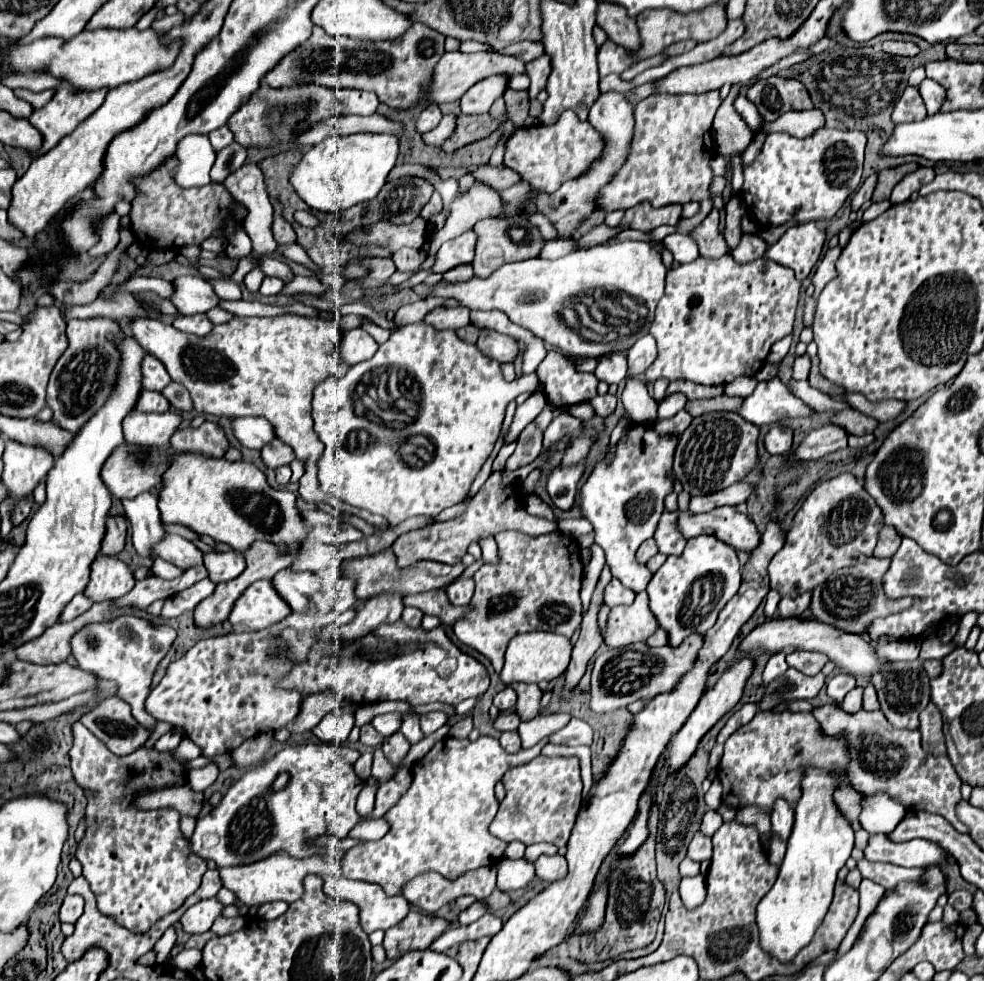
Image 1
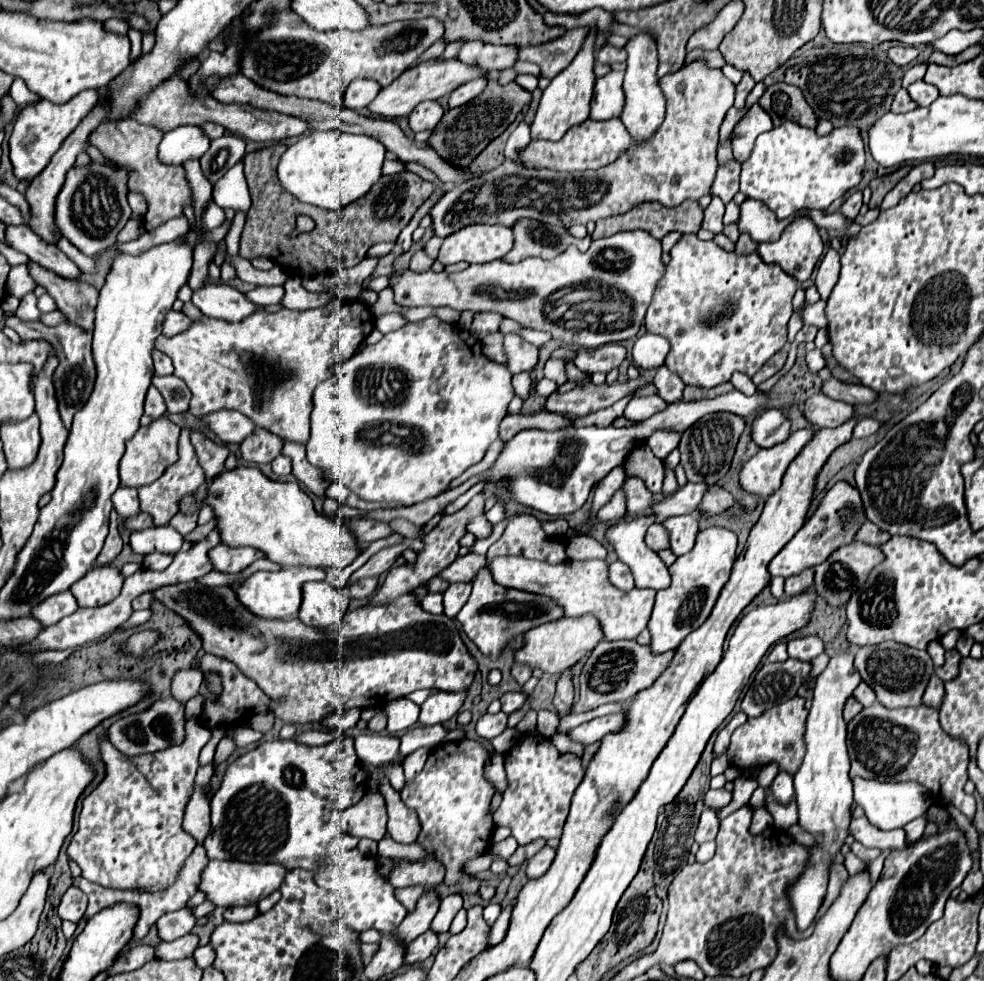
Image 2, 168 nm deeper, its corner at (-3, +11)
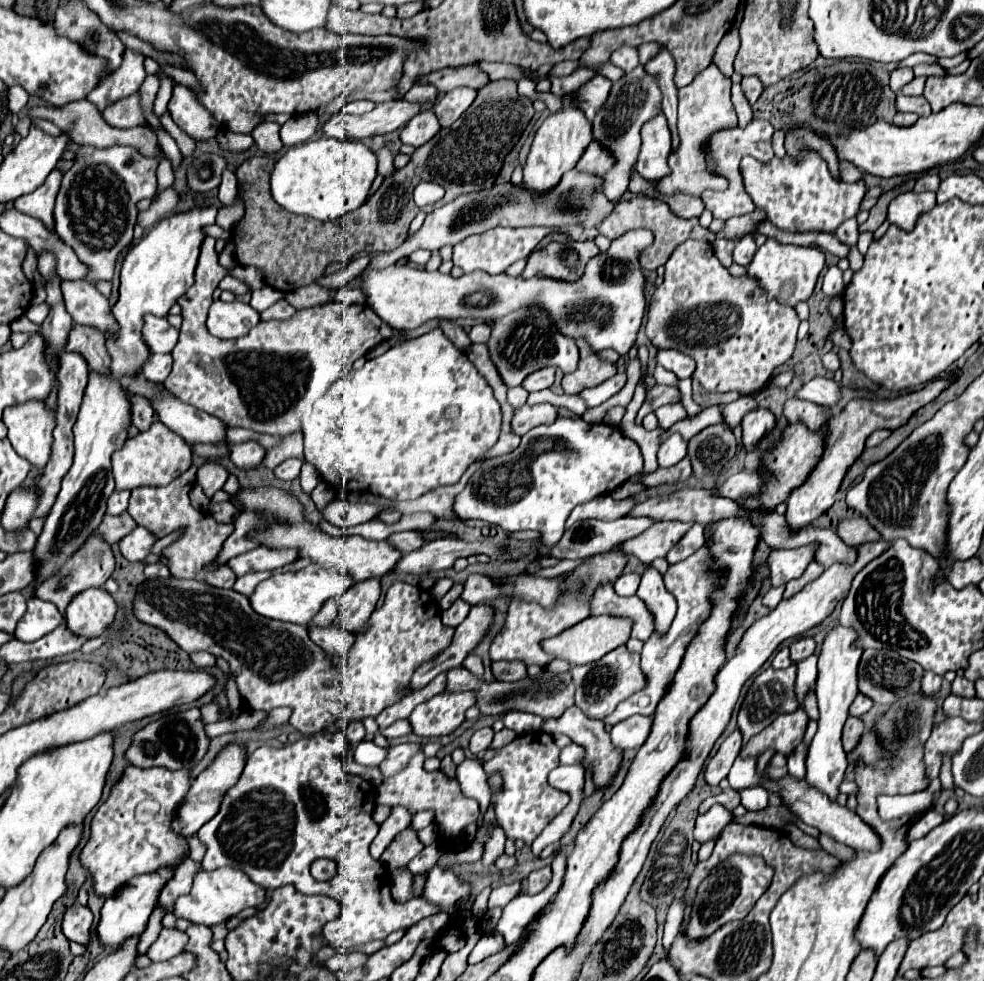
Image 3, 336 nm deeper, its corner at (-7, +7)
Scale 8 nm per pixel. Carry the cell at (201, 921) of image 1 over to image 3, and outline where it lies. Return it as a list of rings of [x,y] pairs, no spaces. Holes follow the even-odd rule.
[[[163,928],[159,938],[147,950],[147,958],[151,962],[165,962],[181,954],[183,948],[185,948],[185,932],[179,932],[175,928]]]

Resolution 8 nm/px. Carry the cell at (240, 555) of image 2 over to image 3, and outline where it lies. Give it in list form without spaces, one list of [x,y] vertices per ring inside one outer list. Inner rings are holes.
[[[255,548],[249,550],[241,556],[235,556],[233,560],[229,560],[229,568],[237,574],[243,576],[247,572],[257,572],[257,570],[275,570],[281,568],[285,564],[291,564],[299,558],[299,550],[293,548]]]

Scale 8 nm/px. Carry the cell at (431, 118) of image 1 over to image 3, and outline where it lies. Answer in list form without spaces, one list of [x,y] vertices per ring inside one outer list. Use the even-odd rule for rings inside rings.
[[[423,112],[423,114],[417,114],[413,116],[413,120],[409,120],[405,124],[405,128],[401,130],[401,142],[403,144],[409,144],[413,148],[419,148],[423,146],[425,142],[429,142],[429,138],[433,138],[437,132],[439,132],[439,124],[437,124],[437,118],[433,116],[433,112]]]

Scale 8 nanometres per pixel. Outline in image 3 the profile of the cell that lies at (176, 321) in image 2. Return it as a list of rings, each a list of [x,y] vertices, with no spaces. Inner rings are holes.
[[[153,314],[143,316],[141,338],[145,340],[151,354],[169,354],[177,344],[179,330],[169,326],[167,318],[157,318]]]

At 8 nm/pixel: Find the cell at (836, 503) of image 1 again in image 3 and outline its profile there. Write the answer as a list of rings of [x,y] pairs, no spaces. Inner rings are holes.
[[[815,544],[795,550],[771,550],[767,558],[771,586],[781,586],[787,584],[789,580],[799,578],[805,572],[807,564],[813,562],[813,552]]]

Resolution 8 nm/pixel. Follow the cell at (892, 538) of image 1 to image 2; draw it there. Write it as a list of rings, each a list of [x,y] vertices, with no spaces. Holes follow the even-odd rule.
[[[865,522],[865,524],[859,528],[857,536],[855,536],[855,540],[861,540],[861,542],[871,544],[871,546],[877,546],[877,548],[883,546],[889,538],[891,538],[891,534],[885,532],[885,530],[881,530],[881,528],[877,528],[873,522]]]

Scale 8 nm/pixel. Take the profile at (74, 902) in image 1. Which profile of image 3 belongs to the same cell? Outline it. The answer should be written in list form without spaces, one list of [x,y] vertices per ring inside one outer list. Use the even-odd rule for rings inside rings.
[[[75,904],[65,912],[63,918],[63,934],[77,944],[87,946],[91,940],[91,924],[93,924],[93,914],[89,908]]]

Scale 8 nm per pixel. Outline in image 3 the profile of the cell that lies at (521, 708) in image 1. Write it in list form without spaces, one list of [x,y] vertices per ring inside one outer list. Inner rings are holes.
[[[491,662],[491,672],[497,680],[503,682],[517,682],[527,676],[527,666],[521,662]]]

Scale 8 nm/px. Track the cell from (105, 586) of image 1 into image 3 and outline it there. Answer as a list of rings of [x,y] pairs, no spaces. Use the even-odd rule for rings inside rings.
[[[91,588],[69,604],[67,608],[67,628],[75,636],[83,636],[87,640],[99,638],[105,634],[109,624],[115,620],[115,600],[103,588]]]

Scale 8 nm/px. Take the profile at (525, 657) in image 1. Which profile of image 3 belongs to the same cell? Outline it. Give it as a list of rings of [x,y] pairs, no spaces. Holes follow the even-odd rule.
[[[591,616],[591,618],[583,620],[581,624],[561,632],[561,636],[543,640],[543,648],[545,648],[545,652],[553,654],[555,658],[569,660],[571,666],[589,664],[589,662],[601,660],[607,652],[615,650],[617,646],[623,646],[629,640],[629,636],[631,636],[631,628],[633,628],[633,620],[629,620],[629,618],[621,618],[621,616]]]

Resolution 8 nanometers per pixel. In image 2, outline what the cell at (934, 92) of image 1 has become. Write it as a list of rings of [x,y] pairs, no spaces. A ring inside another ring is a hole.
[[[925,80],[913,82],[909,88],[909,96],[919,104],[919,106],[929,106],[939,98],[939,90],[933,84],[925,84]]]

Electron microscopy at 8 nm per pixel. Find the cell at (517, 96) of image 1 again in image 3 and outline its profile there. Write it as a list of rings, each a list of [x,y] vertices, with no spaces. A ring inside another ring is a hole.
[[[515,80],[485,84],[481,90],[477,90],[475,102],[465,116],[461,116],[461,120],[449,128],[441,128],[427,144],[413,152],[405,168],[387,176],[379,190],[361,208],[347,212],[335,222],[319,222],[281,208],[269,192],[269,178],[275,160],[267,156],[249,158],[235,172],[239,178],[241,198],[245,202],[245,216],[239,222],[239,236],[237,226],[231,232],[235,242],[235,260],[239,260],[241,266],[259,268],[267,286],[289,292],[293,288],[313,284],[319,276],[323,276],[323,270],[331,262],[347,264],[359,252],[371,254],[379,250],[395,250],[407,240],[409,224],[421,210],[413,202],[413,188],[421,180],[437,182],[445,188],[445,196],[439,204],[447,204],[467,192],[493,188],[505,156],[521,138],[533,114],[533,102],[517,92]]]

